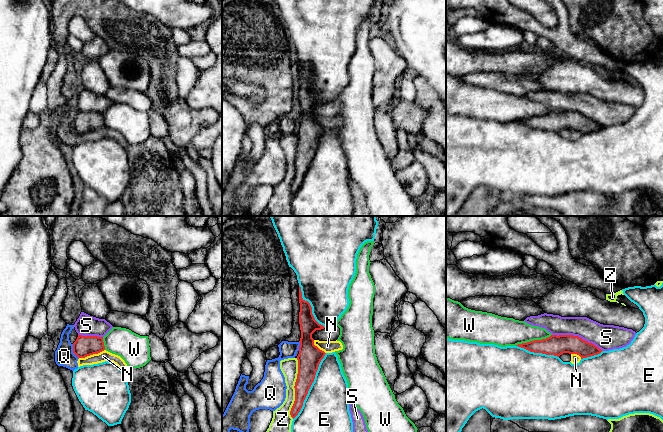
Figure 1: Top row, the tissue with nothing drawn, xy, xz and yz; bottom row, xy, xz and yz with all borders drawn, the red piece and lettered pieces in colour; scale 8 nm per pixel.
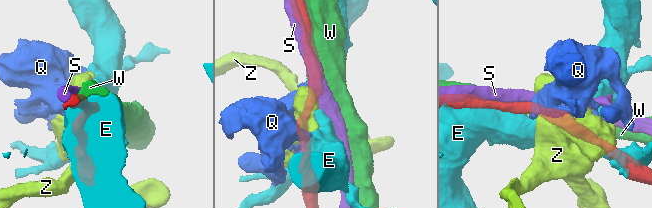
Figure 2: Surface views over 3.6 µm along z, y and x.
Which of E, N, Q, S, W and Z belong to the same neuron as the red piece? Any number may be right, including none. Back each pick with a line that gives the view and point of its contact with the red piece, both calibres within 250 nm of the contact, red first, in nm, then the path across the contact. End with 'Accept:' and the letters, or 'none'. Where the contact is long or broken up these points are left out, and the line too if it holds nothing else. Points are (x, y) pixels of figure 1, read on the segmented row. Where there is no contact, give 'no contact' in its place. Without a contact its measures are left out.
Accept: none

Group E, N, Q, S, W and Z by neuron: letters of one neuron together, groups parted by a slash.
E / N Q / S / W / Z

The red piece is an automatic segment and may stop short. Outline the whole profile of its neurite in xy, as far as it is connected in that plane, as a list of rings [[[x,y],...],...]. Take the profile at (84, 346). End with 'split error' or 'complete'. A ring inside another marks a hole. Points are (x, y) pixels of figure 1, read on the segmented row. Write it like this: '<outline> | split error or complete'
[[[78,335],[73,343],[73,353],[78,358],[98,354],[105,350],[103,337]]] | complete

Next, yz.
[[[551,335],[542,340],[534,340],[516,345],[530,352],[554,355],[559,357],[563,353],[577,354],[583,358],[600,354],[603,350],[578,336]]] | complete

